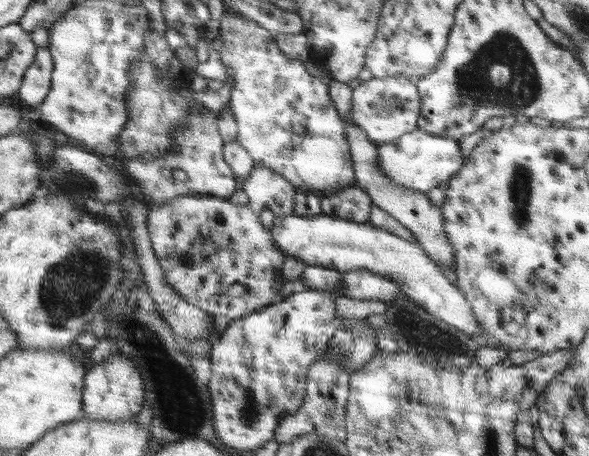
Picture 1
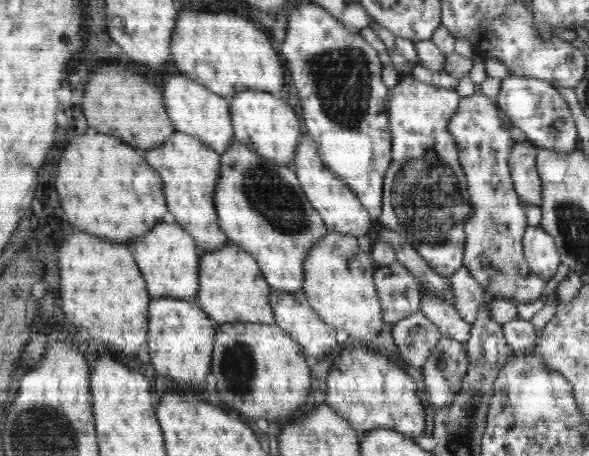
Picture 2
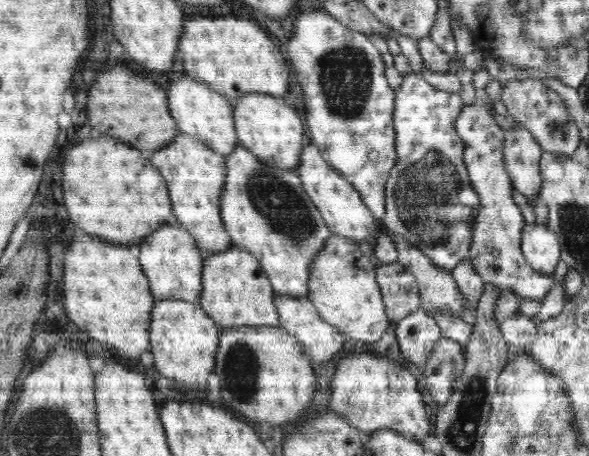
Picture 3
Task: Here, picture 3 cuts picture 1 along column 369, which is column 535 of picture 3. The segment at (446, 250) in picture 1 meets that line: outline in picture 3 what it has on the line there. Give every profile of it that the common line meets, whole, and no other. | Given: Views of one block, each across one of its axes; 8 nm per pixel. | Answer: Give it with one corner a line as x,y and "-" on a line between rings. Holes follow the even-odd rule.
520,123
515,129
503,131
503,161
513,187
527,199
536,198
541,192
543,179
540,175
542,145

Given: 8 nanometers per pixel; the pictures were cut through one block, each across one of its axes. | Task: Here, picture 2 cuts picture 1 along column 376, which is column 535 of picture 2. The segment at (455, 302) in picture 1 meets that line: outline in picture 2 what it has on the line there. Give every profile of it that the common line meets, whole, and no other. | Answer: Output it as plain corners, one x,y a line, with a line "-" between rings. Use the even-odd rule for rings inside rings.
528,226
523,237
523,253
529,270
544,280
552,280
561,258
552,236
543,228

